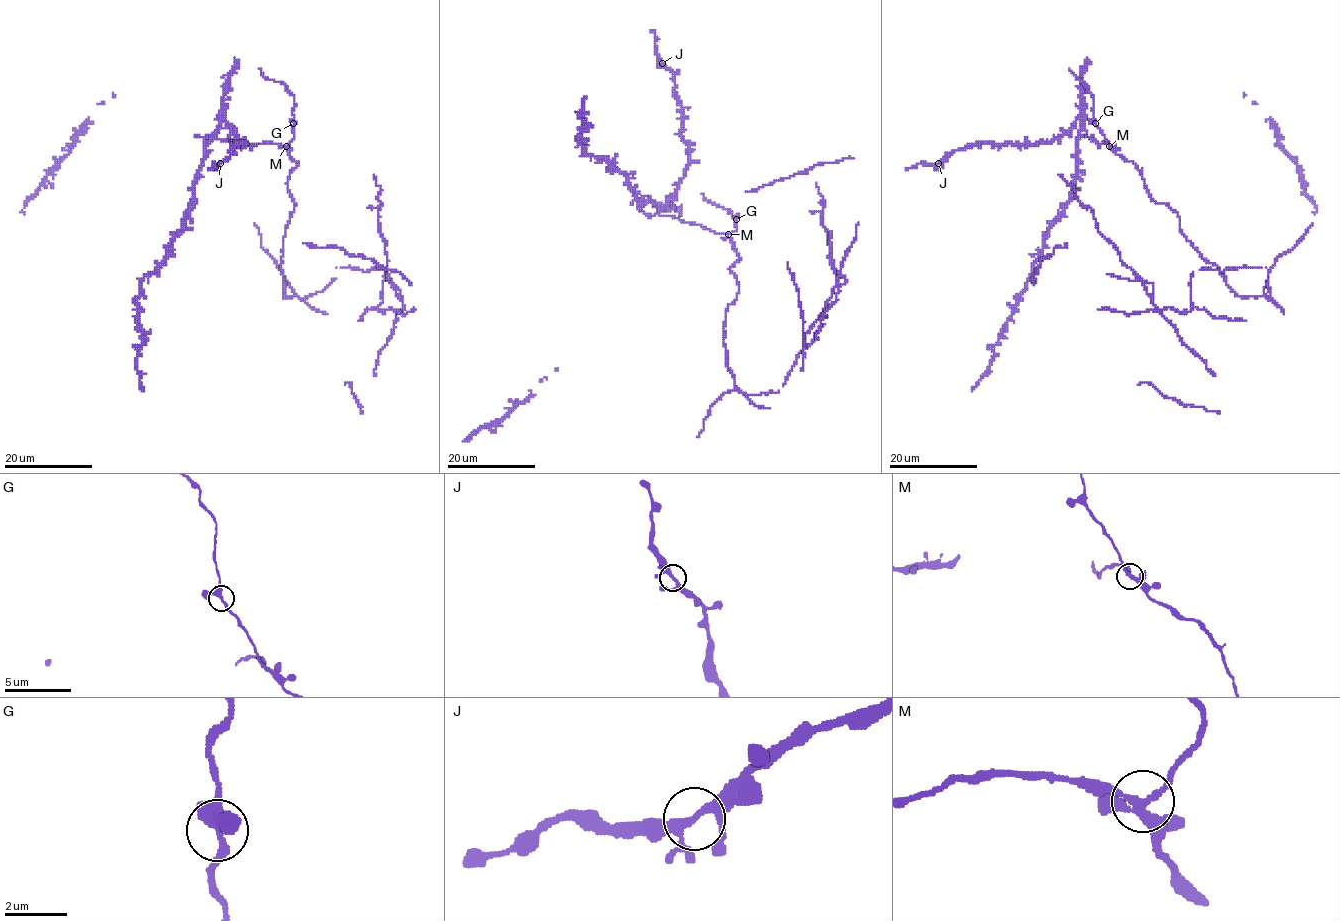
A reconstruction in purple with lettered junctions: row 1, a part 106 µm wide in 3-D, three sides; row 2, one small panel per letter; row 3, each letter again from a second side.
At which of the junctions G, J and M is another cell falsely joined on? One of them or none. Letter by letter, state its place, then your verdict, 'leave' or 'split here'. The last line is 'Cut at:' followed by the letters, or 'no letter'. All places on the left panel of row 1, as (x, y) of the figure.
G: (293, 123) | leave
J: (220, 163) | leave
M: (286, 146) | leave
Cut at: no letter

